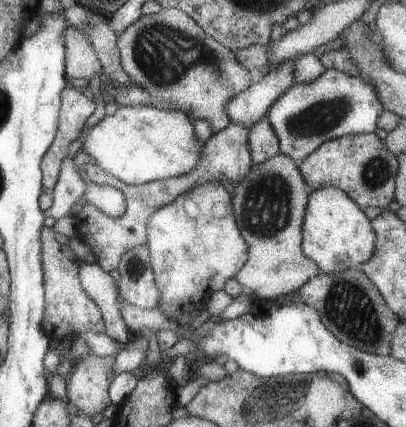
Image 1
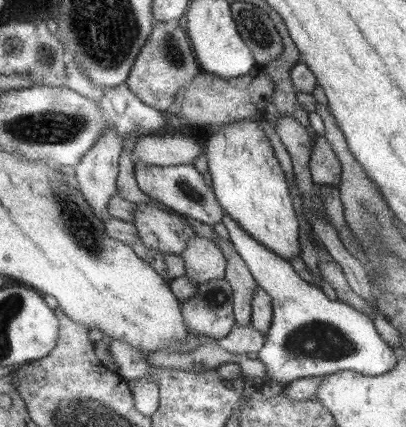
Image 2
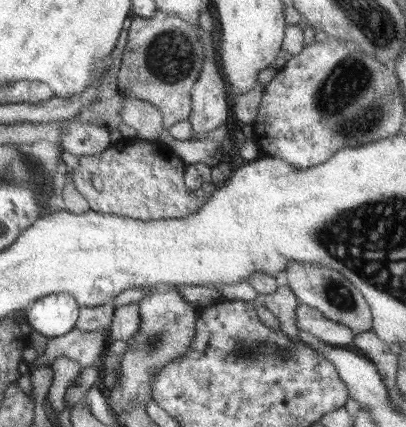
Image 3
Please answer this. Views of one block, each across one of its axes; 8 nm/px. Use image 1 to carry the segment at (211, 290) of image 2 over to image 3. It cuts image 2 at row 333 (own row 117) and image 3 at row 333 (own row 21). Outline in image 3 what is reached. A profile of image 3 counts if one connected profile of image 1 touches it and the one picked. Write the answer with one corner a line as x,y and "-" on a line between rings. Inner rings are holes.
155,288
137,306
139,306
141,324
139,324
139,332
133,338
127,338
129,348
121,356
119,390
121,390
121,404
127,404
129,400
137,398
145,408
147,400
153,396
149,390
149,380
155,376
155,372
161,366
181,356
195,334
195,306
187,302
173,288

